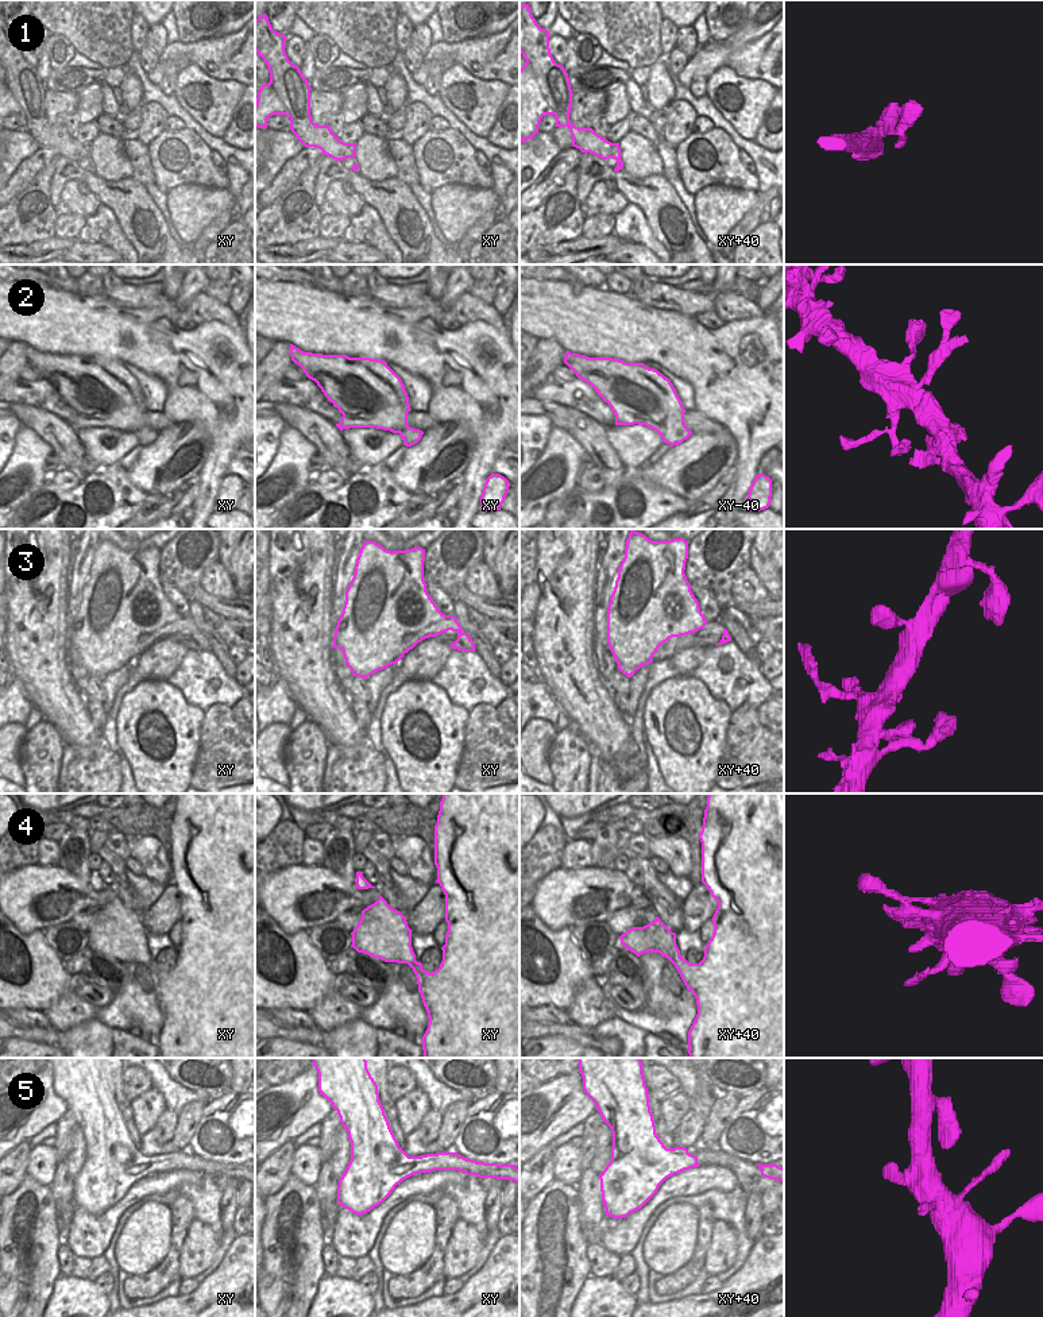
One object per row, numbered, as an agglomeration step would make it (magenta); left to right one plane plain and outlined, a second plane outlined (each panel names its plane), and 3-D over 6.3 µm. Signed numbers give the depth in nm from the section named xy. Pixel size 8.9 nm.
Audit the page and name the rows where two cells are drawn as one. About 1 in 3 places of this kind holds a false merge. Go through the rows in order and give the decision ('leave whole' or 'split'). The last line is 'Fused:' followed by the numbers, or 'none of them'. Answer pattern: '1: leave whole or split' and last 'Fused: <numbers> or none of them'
1: leave whole
2: leave whole
3: split
4: leave whole
5: split
Fused: 3, 5

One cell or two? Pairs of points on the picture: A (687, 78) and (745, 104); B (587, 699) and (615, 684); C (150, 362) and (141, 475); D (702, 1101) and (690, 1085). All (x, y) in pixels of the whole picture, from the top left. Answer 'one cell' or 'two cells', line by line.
A: two cells
B: two cells
C: two cells
D: two cells

